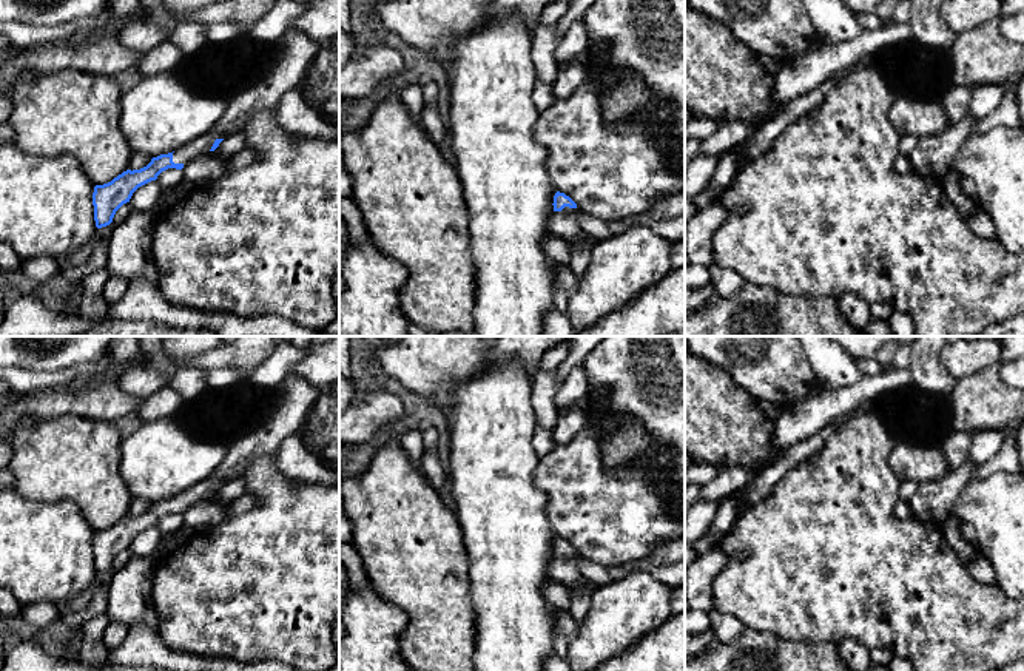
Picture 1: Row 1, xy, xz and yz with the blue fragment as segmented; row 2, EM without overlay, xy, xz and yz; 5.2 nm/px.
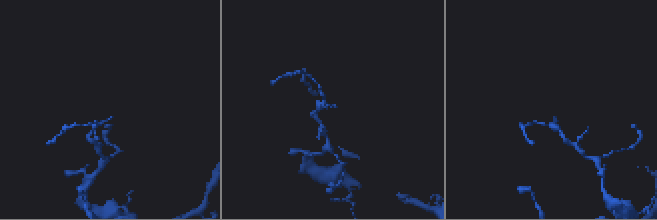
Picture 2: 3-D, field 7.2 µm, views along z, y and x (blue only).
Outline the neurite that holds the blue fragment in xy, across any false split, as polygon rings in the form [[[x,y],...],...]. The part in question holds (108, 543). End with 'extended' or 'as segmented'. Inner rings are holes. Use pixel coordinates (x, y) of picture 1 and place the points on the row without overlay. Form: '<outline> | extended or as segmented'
[[[287,375],[279,386],[279,403],[270,420],[258,430],[247,433],[227,447],[219,467],[205,480],[185,492],[153,503],[140,515],[126,515],[111,528],[96,531],[93,538],[96,572],[113,568],[116,557],[130,548],[133,538],[168,515],[182,515],[184,511],[208,497],[214,497],[230,480],[239,478],[261,457],[276,455],[281,443],[301,432],[307,415],[321,390],[299,376]]] | extended

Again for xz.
[[[557,537],[554,541],[554,558],[547,566],[551,580],[560,582],[571,589],[598,588],[594,582],[588,580],[580,571],[580,554],[564,538]]] | extended

